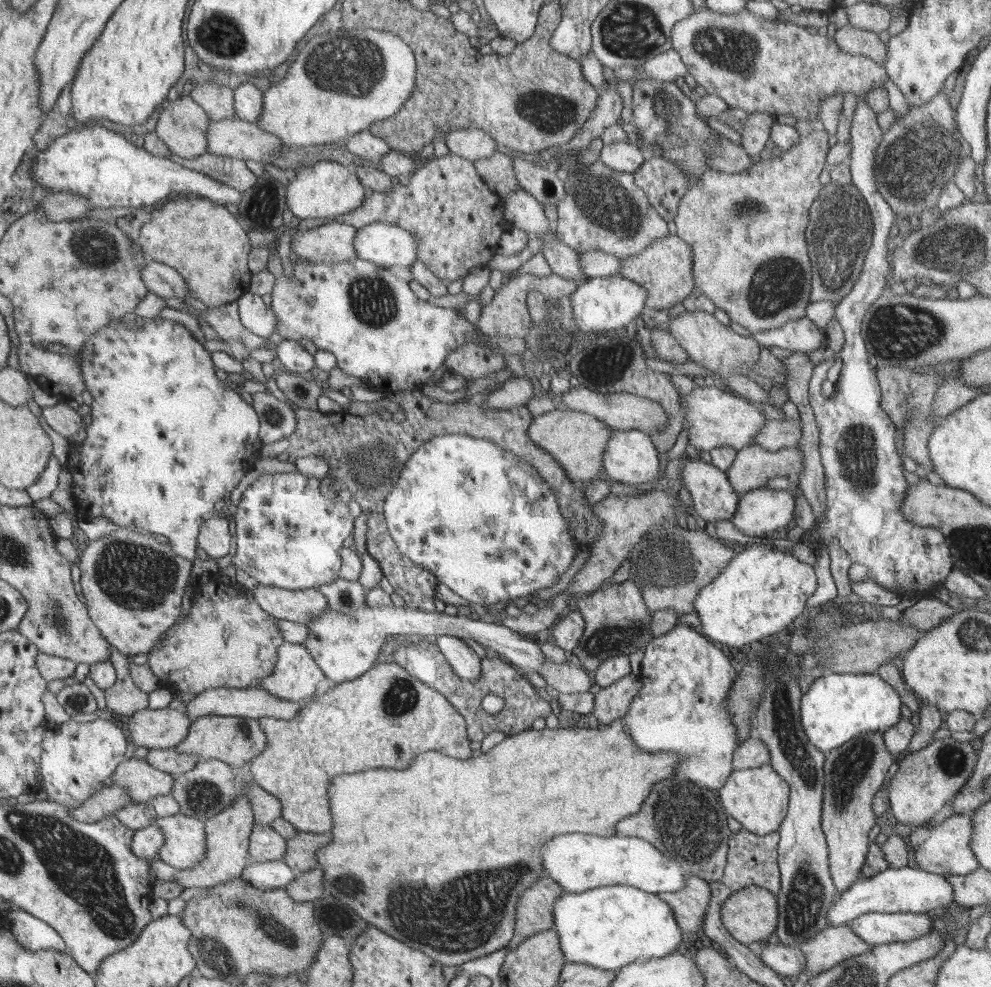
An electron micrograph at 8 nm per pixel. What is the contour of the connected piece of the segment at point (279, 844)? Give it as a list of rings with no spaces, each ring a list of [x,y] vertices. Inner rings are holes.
[[[254,822],[253,835],[249,841],[249,859],[257,862],[283,861],[288,850],[286,840],[270,826]]]

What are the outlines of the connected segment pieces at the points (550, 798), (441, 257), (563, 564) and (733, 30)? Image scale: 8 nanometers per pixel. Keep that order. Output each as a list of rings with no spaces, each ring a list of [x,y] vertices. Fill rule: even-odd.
[[[620,717],[614,719],[610,724],[600,724],[596,729],[590,728],[582,721],[577,721],[572,728],[528,729],[520,734],[506,736],[500,744],[496,744],[488,752],[468,760],[458,760],[458,758],[445,755],[440,751],[432,751],[417,756],[414,766],[410,766],[406,770],[378,768],[378,770],[366,770],[360,774],[341,774],[333,778],[333,785],[329,788],[330,814],[333,815],[334,827],[330,831],[332,841],[317,852],[318,867],[328,878],[337,878],[334,883],[335,887],[347,895],[352,895],[344,896],[348,900],[346,904],[352,906],[354,910],[358,910],[358,914],[370,925],[379,928],[392,938],[406,943],[413,950],[420,950],[423,954],[429,955],[435,962],[441,963],[443,966],[458,967],[476,958],[497,953],[513,940],[513,934],[516,932],[517,906],[521,901],[521,895],[525,893],[526,886],[532,887],[538,879],[546,874],[542,868],[542,858],[540,858],[546,842],[550,842],[554,836],[568,834],[568,832],[602,834],[602,836],[617,835],[618,822],[641,811],[642,802],[645,804],[645,800],[650,794],[650,788],[656,782],[672,778],[677,774],[679,760],[681,758],[676,753],[649,753],[642,750],[634,742],[625,720]],[[432,896],[434,896],[434,922],[430,920]],[[454,918],[470,918],[470,920],[466,920],[460,928],[458,926],[454,928]]]
[[[448,153],[431,158],[430,161],[426,160],[421,168],[411,174],[408,185],[403,186],[393,178],[392,188],[387,192],[374,191],[372,196],[366,198],[362,206],[356,210],[338,218],[323,219],[321,223],[338,221],[358,229],[374,221],[401,226],[417,239],[417,260],[423,262],[444,283],[449,284],[456,279],[464,278],[472,266],[487,267],[489,260],[494,258],[494,252],[499,247],[498,240],[503,235],[502,232],[508,232],[502,208],[505,208],[502,200],[490,192],[490,187],[477,173],[473,161]]]
[[[450,431],[448,434],[432,437],[424,446],[421,446],[409,458],[405,470],[406,472],[403,472],[401,476],[402,482],[398,482],[398,490],[394,490],[394,494],[390,494],[390,502],[386,502],[385,517],[390,534],[393,534],[394,542],[397,543],[399,550],[411,561],[432,570],[437,575],[438,582],[446,584],[452,592],[469,600],[473,606],[496,604],[500,600],[513,601],[523,596],[531,596],[539,590],[550,588],[556,584],[560,576],[570,568],[577,548],[573,541],[573,530],[566,517],[561,513],[557,496],[552,493],[546,480],[541,478],[541,475],[533,466],[530,466],[530,463],[522,460],[508,449],[502,448],[500,444],[496,444],[488,437],[466,435],[464,431]]]
[[[696,9],[688,18],[677,22],[673,26],[671,33],[672,49],[680,55],[682,62],[687,66],[688,72],[695,78],[697,84],[704,86],[708,95],[721,96],[723,100],[727,102],[728,106],[732,106],[732,108],[742,108],[742,110],[751,113],[760,112],[777,115],[791,114],[797,118],[797,121],[820,120],[819,108],[821,107],[821,102],[829,98],[829,96],[834,96],[836,93],[840,92],[843,94],[854,93],[858,96],[859,92],[862,91],[870,92],[870,90],[875,89],[876,87],[885,88],[885,80],[888,75],[884,65],[882,65],[880,61],[874,61],[864,54],[850,54],[843,51],[834,37],[824,37],[819,33],[812,34],[812,32],[808,32],[807,29],[796,24],[784,23],[781,22],[781,20],[769,21],[764,19],[764,17],[757,17],[748,11],[738,12],[734,15],[708,9]]]

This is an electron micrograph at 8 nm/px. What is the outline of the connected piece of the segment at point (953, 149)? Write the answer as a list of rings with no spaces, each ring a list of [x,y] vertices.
[[[944,91],[928,102],[911,106],[909,113],[898,114],[897,121],[884,133],[875,156],[877,189],[895,214],[909,218],[937,206],[942,188],[954,180],[962,156],[964,144],[958,142],[960,133],[950,97]]]

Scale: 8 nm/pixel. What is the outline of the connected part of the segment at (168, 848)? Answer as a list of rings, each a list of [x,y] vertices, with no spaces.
[[[179,813],[172,817],[158,817],[154,824],[164,834],[164,845],[157,857],[162,862],[184,870],[196,867],[205,858],[205,820]]]

